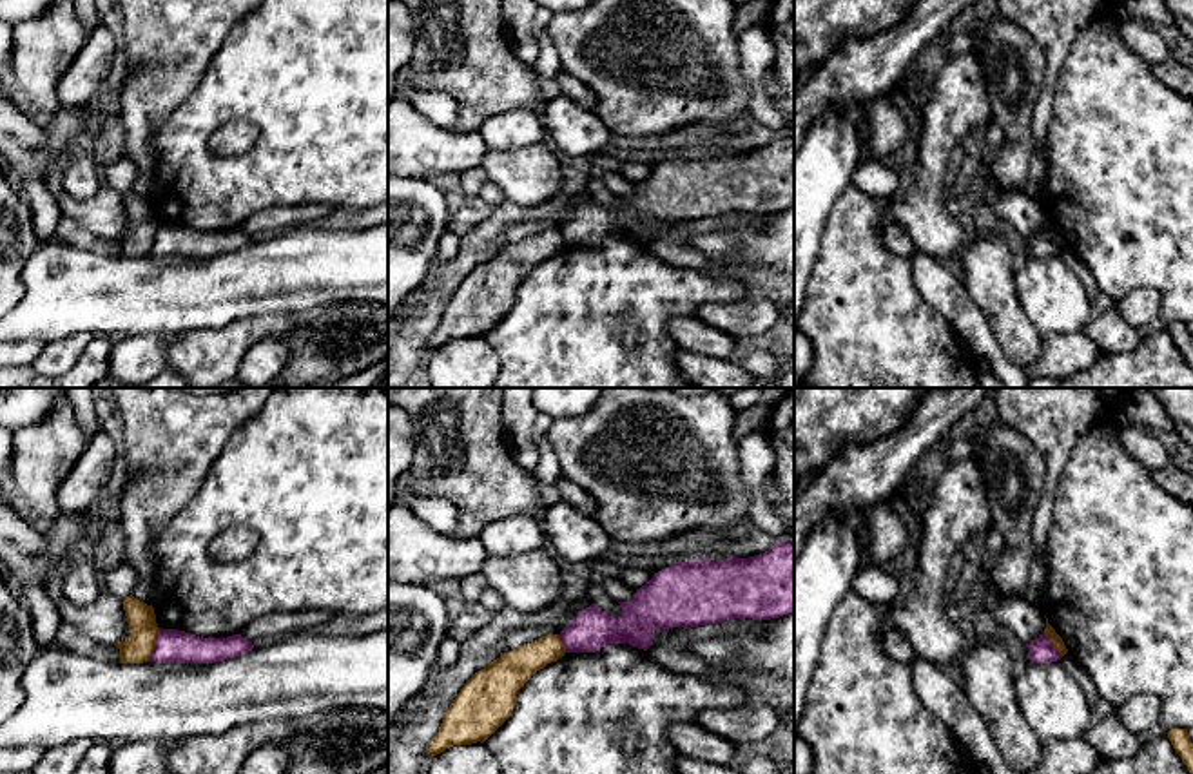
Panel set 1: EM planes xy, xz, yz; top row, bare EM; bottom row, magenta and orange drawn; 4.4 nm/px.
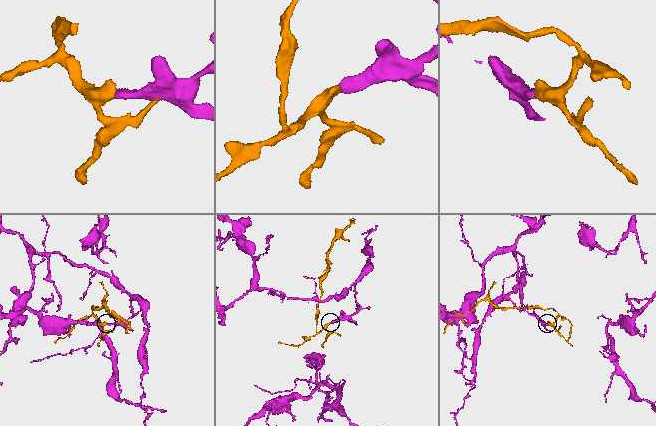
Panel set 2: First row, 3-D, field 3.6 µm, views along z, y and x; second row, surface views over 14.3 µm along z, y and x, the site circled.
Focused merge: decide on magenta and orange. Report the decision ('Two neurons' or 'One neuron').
Two neurons

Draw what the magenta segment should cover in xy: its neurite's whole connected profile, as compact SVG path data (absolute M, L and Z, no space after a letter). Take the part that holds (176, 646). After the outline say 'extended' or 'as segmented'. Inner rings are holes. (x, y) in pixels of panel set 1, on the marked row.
M160 629L150 662L214 663L236 658L252 649L252 642L241 634L199 638L178 629Z | as segmented

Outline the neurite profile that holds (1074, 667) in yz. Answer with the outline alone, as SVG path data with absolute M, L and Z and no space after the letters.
M1066 653L1061 658L1061 663L1066 669L1066 672L1081 685L1088 703L1093 707L1101 698L1097 694L1097 687L1091 676L1088 674L1088 671L1072 653Z

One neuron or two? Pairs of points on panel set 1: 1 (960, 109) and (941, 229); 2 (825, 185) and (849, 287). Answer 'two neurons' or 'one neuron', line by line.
1: one neuron
2: two neurons

